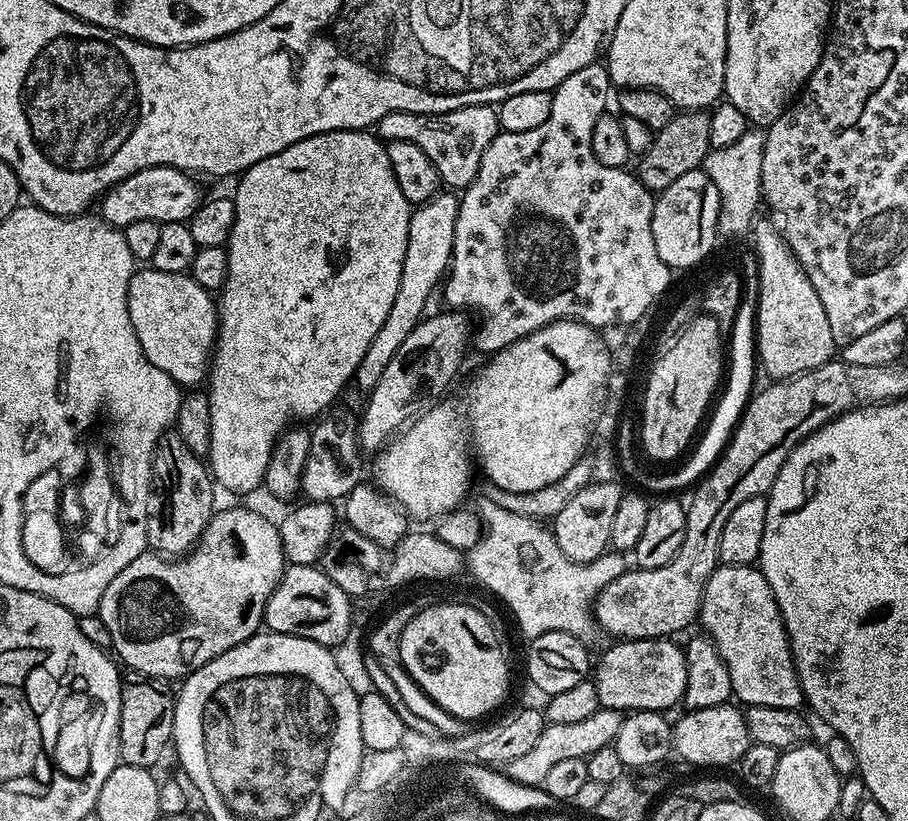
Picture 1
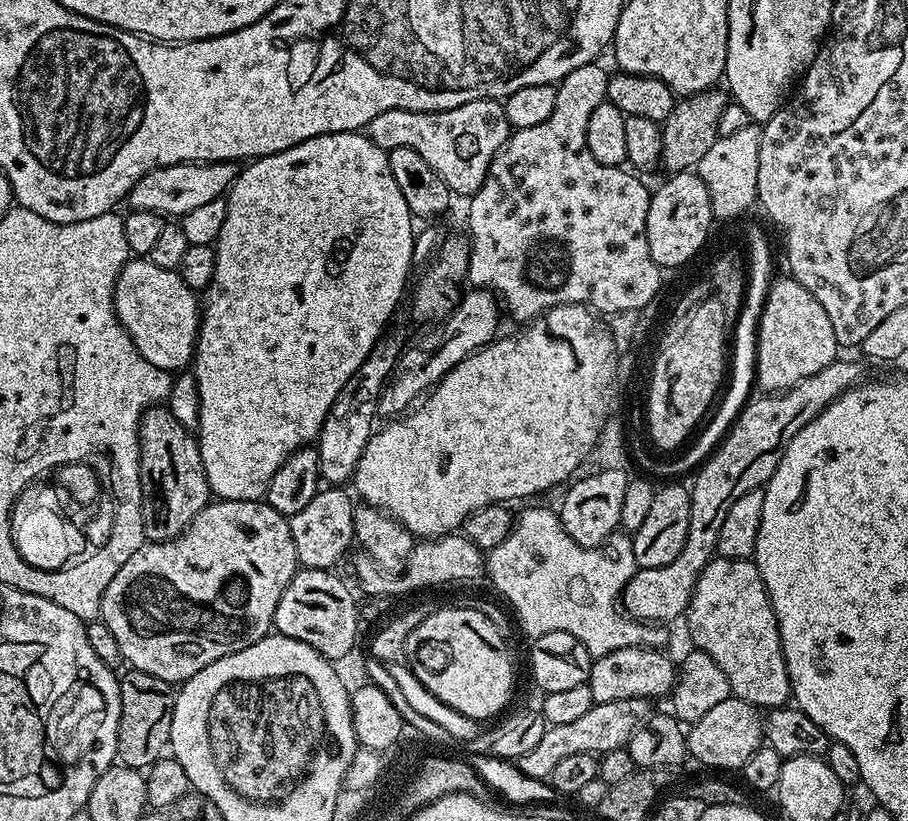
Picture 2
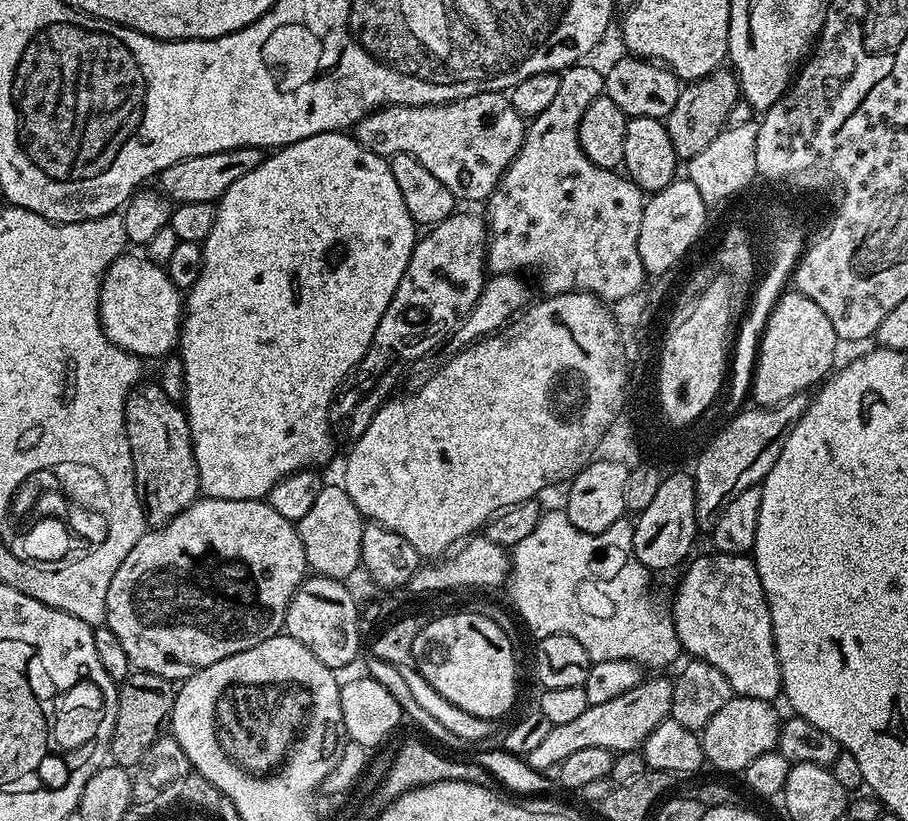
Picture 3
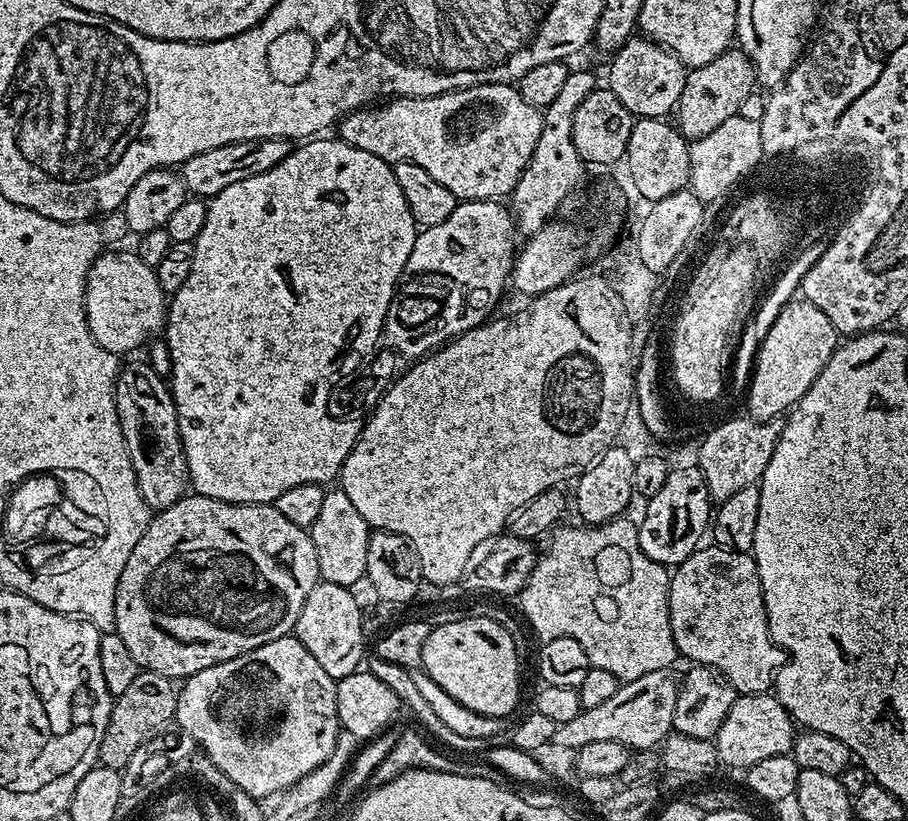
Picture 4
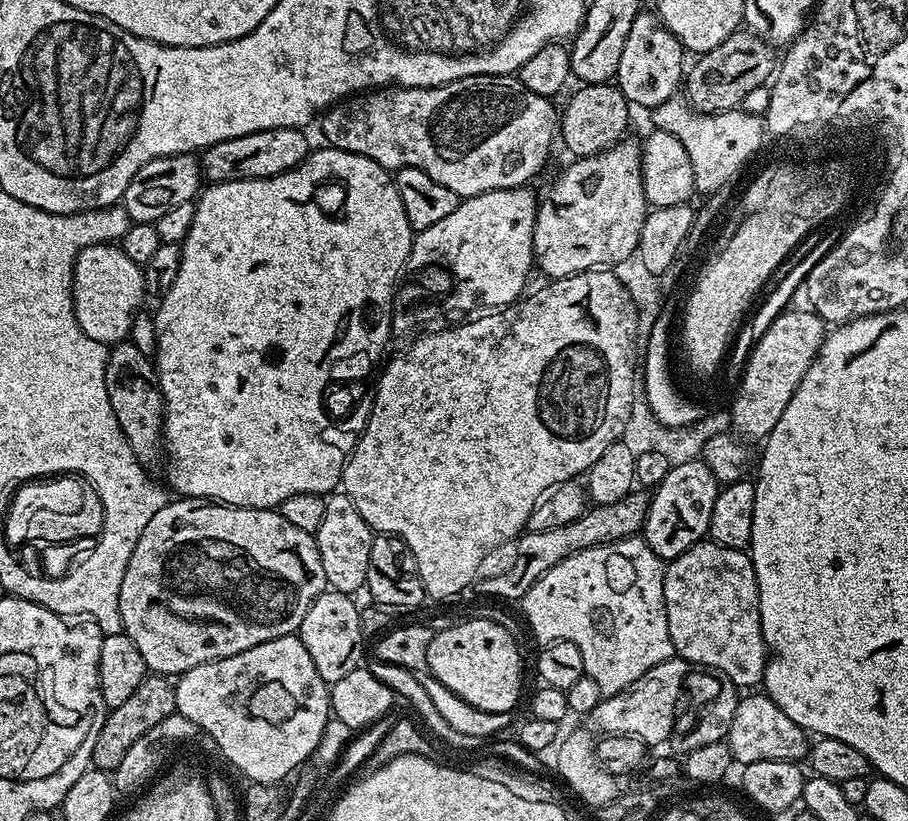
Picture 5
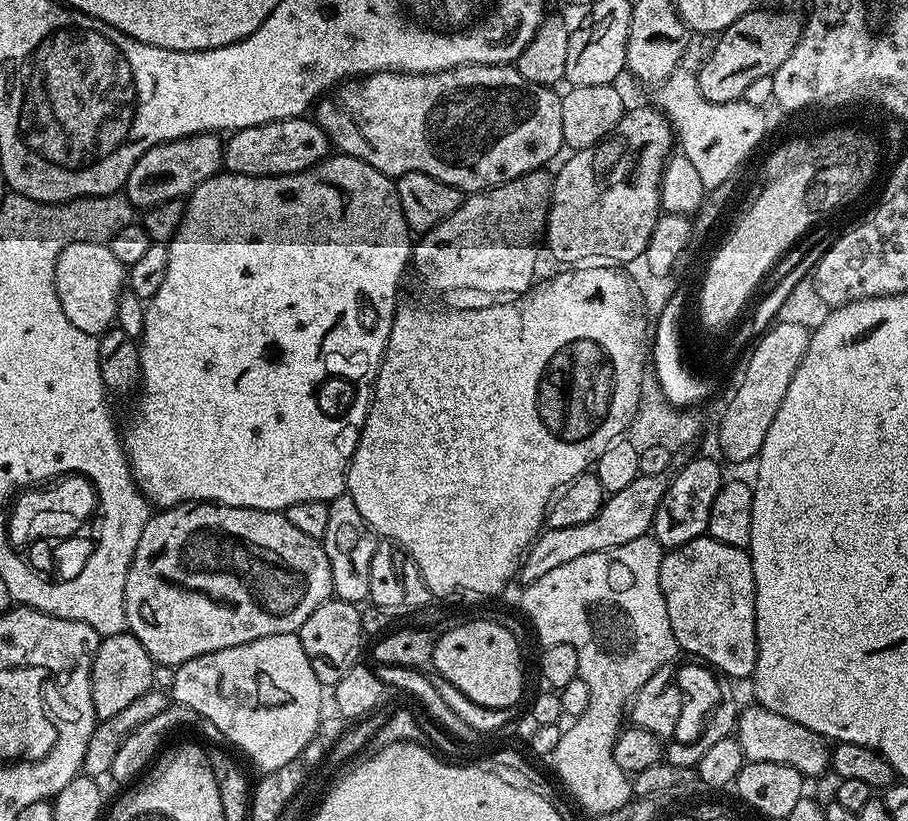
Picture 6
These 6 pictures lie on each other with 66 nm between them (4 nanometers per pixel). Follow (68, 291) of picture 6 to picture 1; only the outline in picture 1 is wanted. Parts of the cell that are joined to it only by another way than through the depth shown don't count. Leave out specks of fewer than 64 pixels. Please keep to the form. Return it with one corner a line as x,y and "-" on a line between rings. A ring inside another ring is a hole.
144,266
130,278
128,309
134,334
138,334
146,358
158,370
170,374
172,381
181,386
205,383
216,347
218,304
213,293
198,286
188,272
166,274
166,270

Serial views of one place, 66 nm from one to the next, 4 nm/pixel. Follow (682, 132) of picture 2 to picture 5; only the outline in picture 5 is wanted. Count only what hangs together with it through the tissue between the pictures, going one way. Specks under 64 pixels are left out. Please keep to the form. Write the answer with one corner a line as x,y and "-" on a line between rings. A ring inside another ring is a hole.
737,30
726,42
718,42
714,50
705,52
695,57
696,65
689,67
686,72
686,99
698,112
731,112
739,109
740,104
755,88
760,88
769,83
774,72
774,60
772,64
773,49
765,44
759,36
747,31

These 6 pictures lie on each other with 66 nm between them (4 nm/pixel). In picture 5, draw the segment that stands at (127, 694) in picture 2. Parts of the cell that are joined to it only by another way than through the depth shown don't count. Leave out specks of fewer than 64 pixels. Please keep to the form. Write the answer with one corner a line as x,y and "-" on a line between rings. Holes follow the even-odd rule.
159,674
145,676
138,690
134,690
134,694
130,694
130,698
122,702
122,706
111,709
105,715
102,730
98,730
98,739
94,742
91,767
101,768
103,772
109,774
115,772
118,762
122,762
122,757
130,751
130,746
134,746
134,742
138,742
138,738
146,734
146,730
158,726
162,718
175,712
176,689
173,681

